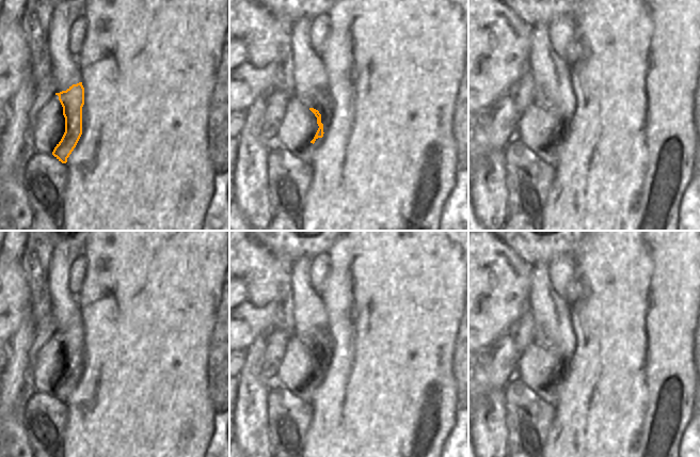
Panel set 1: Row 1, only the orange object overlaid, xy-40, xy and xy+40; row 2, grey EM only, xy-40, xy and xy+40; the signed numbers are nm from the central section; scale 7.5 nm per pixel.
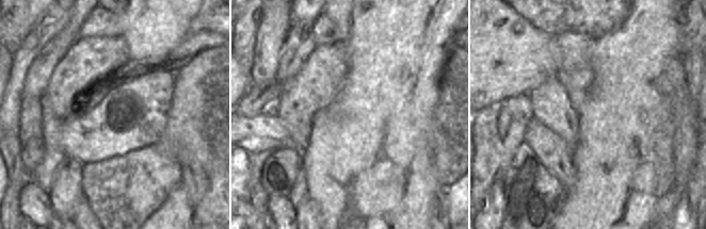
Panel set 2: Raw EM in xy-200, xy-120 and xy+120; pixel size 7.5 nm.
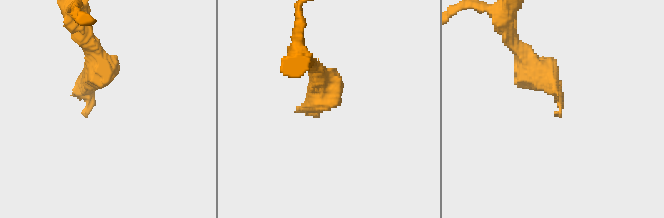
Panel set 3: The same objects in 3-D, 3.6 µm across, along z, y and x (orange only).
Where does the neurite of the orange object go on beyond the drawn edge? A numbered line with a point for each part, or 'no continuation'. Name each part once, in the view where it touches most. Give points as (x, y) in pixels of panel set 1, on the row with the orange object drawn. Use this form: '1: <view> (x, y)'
1: xy-40 (49, 128)

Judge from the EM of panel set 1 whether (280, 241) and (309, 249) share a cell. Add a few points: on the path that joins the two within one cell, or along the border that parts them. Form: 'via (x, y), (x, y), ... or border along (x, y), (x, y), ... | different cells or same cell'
via (287, 241), (302, 241) | same cell

